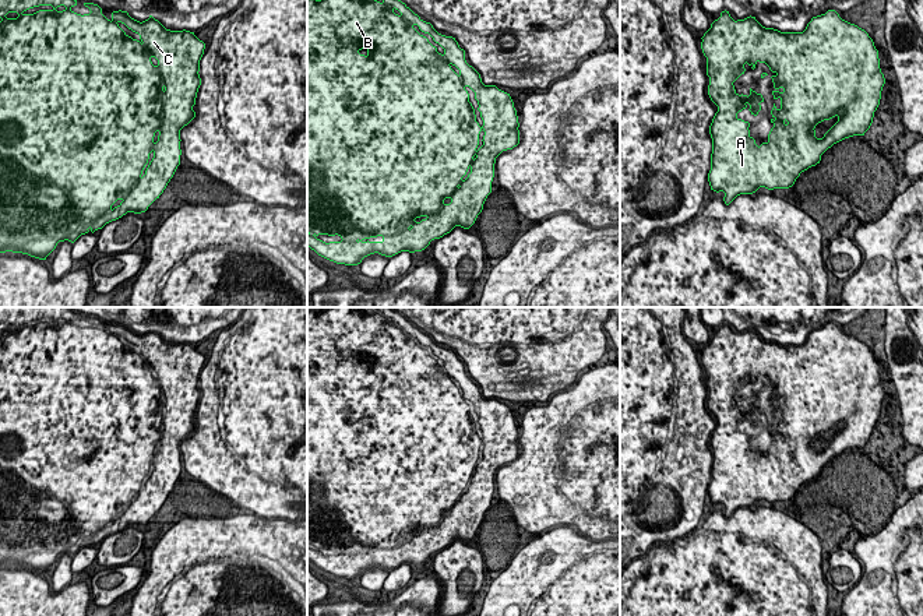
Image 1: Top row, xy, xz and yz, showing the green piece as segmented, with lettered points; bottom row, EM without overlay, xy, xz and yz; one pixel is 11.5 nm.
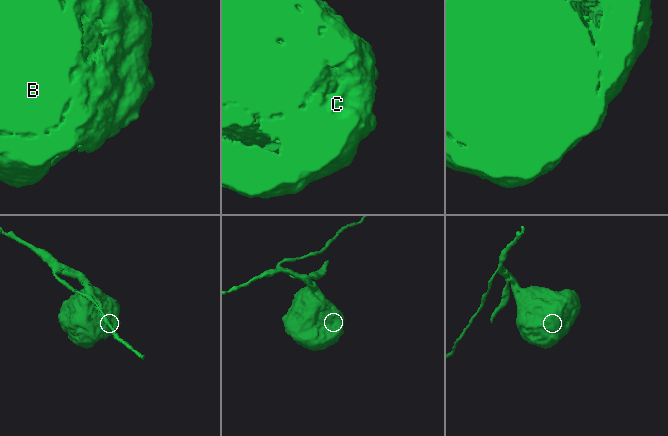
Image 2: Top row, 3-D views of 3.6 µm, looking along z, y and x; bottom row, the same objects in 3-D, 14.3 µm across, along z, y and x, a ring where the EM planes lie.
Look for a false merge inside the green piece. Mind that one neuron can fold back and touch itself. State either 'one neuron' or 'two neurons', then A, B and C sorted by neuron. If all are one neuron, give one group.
one neuron; groups A B C

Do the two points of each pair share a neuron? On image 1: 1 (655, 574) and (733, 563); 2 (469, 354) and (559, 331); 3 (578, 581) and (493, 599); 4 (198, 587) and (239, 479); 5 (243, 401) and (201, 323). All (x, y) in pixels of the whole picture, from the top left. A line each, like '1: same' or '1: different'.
1: same
2: same
3: same
4: different
5: different

